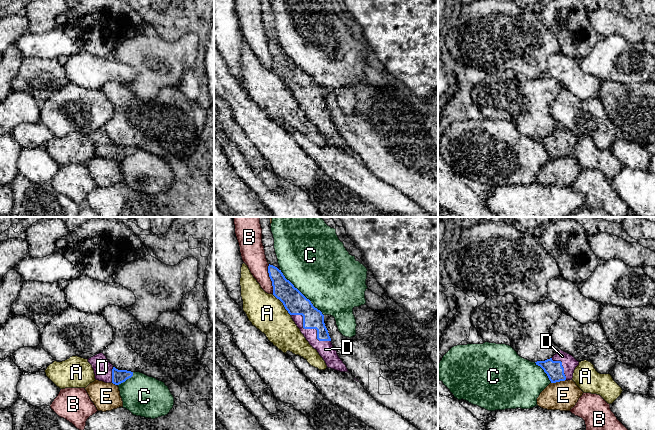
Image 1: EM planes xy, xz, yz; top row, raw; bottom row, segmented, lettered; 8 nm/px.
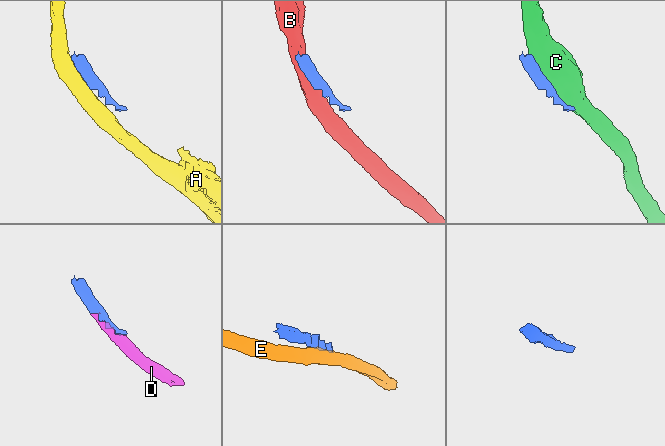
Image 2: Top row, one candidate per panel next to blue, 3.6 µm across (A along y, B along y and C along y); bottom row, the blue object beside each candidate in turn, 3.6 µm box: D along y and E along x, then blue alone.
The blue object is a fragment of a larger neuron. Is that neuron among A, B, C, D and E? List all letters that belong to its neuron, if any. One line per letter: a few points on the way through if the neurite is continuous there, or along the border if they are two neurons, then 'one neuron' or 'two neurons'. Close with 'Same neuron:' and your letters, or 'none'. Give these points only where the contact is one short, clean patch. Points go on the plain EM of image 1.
A: two neurons
B: along xz (268, 40), (268, 52), (273, 69) | two neurons
C: two neurons
D: one neuron
E: two neurons
Same neuron: D

